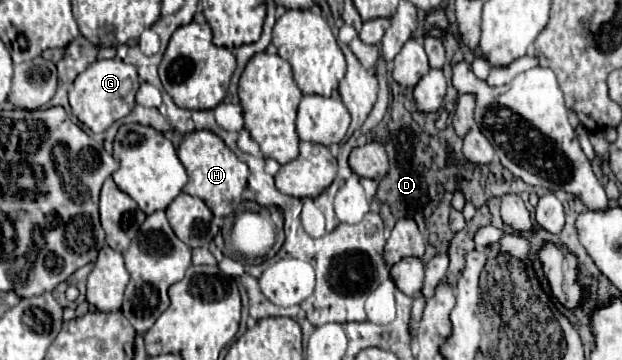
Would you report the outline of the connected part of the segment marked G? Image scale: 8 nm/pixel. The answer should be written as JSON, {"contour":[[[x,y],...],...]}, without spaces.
{"contour":[[[120,58],[112,60],[96,60],[90,64],[72,84],[70,88],[70,108],[72,114],[88,126],[92,132],[108,130],[116,120],[128,116],[134,108],[134,96],[138,92],[138,72],[136,66],[122,62]]]}

